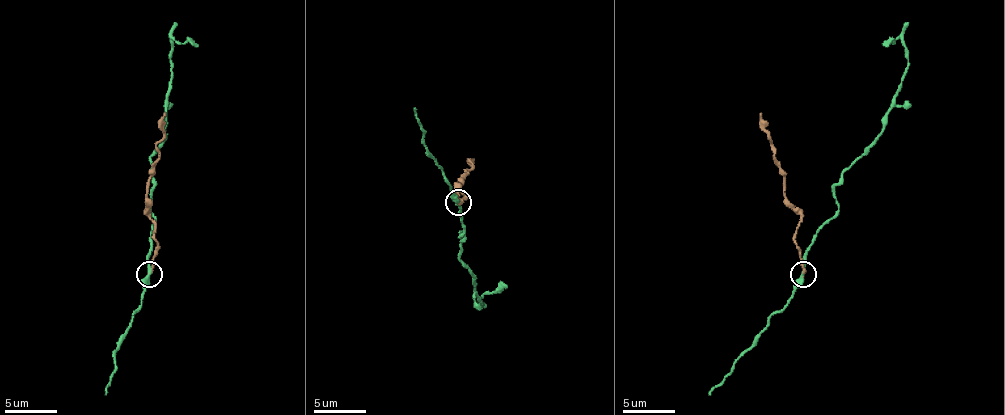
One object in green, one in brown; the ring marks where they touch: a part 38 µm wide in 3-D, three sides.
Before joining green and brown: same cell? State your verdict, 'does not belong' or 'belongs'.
does not belong

